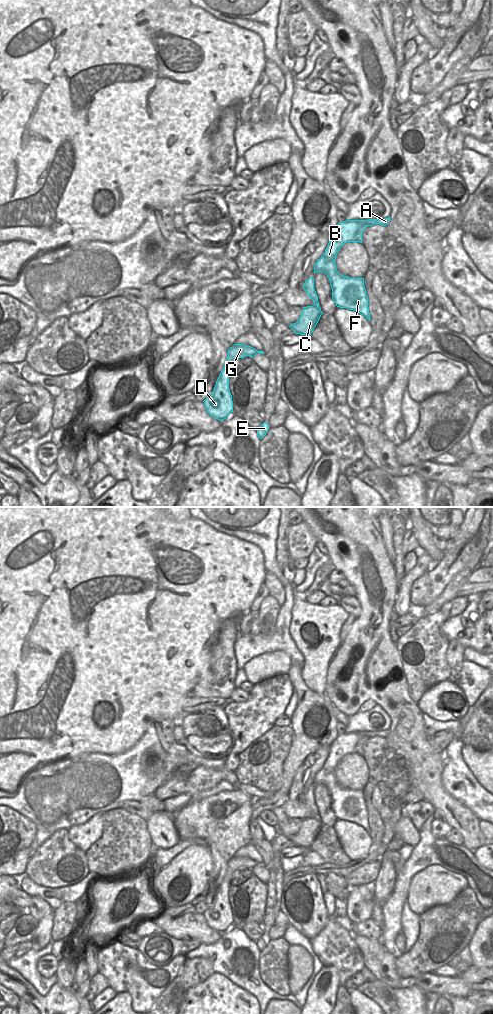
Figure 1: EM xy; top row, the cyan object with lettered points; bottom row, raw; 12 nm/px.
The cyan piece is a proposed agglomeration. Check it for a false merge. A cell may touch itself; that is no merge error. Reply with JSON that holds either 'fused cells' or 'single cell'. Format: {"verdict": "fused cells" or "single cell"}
{"verdict": "single cell"}

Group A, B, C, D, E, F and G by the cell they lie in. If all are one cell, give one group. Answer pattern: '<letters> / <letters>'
A B C D E F G

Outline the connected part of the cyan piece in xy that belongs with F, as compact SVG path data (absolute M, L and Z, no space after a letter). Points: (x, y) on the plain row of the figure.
M390 729L385 731L346 732L338 735L330 745L325 764L314 777L314 785L323 784L330 792L332 810L337 819L357 823L370 833L368 809L364 799L364 790L350 790L341 787L335 776L339 761L347 754L362 755L362 745L366 739L374 736L386 738Z

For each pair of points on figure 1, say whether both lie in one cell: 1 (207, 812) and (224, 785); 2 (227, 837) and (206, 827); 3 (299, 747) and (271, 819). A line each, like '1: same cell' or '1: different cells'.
1: different cells
2: different cells
3: different cells

